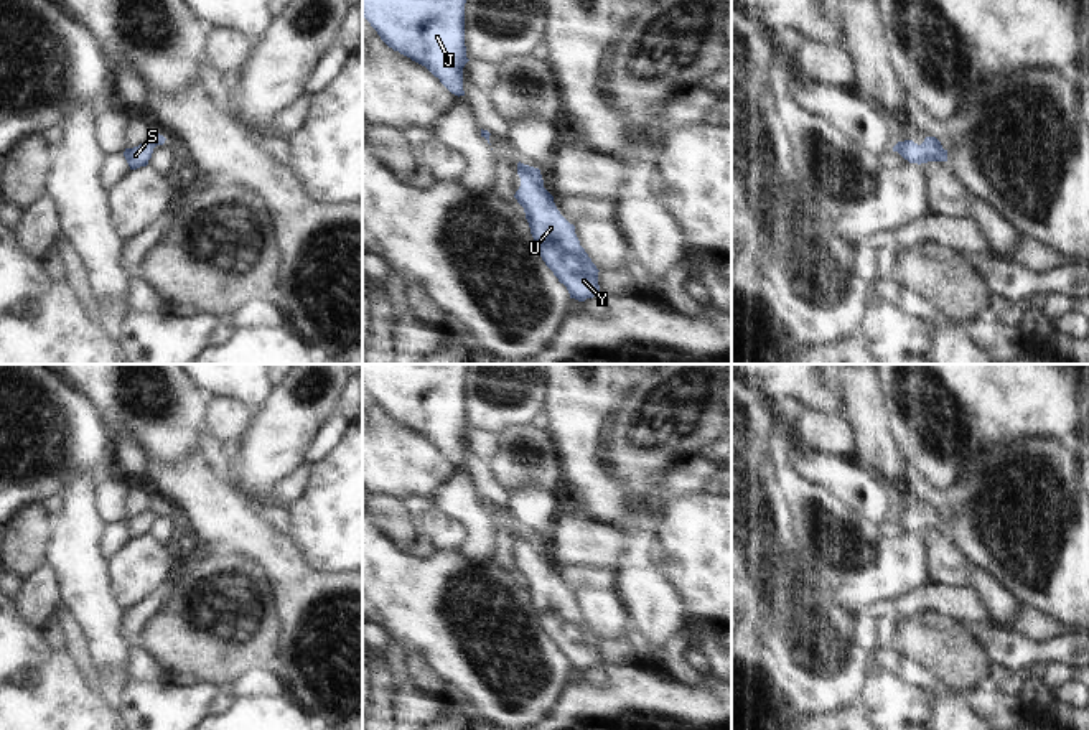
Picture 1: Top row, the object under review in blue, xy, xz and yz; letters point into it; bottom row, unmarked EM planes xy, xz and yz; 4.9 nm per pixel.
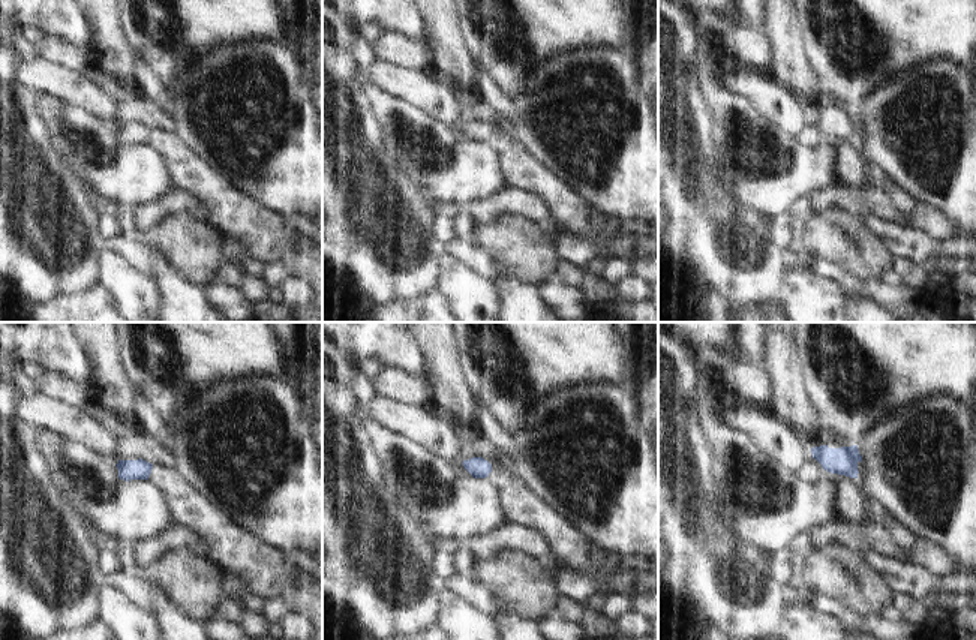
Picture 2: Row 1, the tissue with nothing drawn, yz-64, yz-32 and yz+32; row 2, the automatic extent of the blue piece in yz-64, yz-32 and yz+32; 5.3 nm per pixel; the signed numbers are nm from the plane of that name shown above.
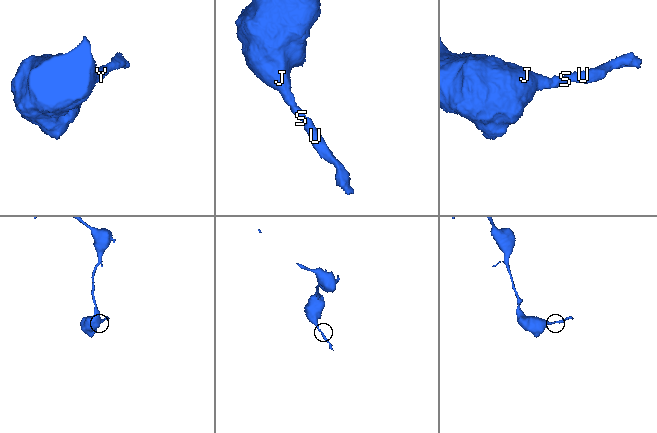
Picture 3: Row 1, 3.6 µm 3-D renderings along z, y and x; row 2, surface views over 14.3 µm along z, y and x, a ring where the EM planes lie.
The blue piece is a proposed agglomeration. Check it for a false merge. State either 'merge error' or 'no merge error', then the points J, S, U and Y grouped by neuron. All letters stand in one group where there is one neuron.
no merge error | J S U Y

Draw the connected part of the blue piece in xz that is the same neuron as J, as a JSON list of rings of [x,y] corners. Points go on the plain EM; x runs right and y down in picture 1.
[[[362,364],[362,386],[381,409],[425,435],[455,465],[465,465],[465,372],[468,364]]]

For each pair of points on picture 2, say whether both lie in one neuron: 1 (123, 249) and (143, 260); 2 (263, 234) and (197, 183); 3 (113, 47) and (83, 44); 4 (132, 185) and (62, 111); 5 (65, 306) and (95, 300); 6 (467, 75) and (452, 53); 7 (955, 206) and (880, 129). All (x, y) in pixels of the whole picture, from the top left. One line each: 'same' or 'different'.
1: same
2: same
3: different
4: same
5: same
6: same
7: same

